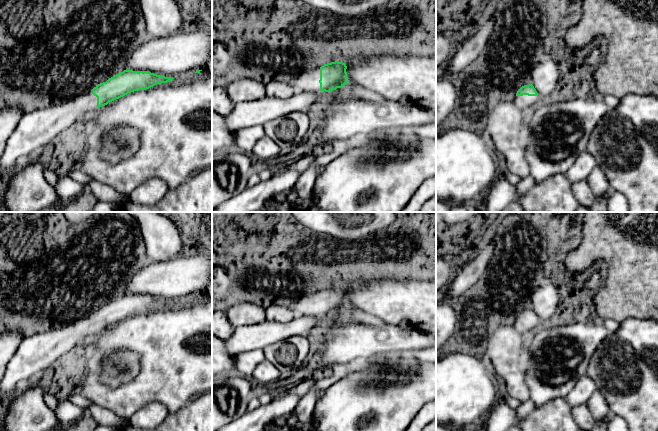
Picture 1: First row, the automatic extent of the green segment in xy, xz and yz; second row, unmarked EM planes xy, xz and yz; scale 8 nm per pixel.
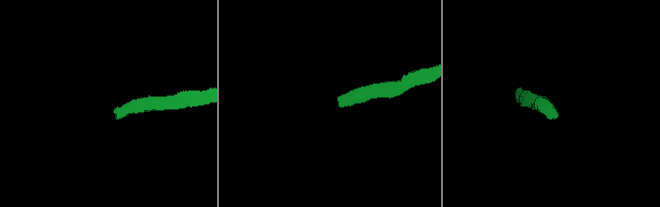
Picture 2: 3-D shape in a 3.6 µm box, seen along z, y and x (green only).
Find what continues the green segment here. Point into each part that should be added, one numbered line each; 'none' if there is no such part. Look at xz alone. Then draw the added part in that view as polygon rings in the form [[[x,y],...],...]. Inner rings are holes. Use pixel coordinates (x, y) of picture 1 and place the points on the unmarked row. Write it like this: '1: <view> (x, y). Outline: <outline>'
1: xz (309, 304). Outline: [[[320,291],[309,293],[293,301],[288,307],[292,309],[296,316],[320,315]]]

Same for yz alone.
1: yz (526, 327). Outline: [[[516,320],[513,326],[525,337],[531,336],[539,327],[539,320]]]

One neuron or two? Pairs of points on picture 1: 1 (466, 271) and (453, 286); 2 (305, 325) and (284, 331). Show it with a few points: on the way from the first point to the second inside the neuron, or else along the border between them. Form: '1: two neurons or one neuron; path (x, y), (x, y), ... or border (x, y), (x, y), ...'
1: one neuron; path (464, 275), (457, 282)
2: one neuron; path (300, 326), (289, 329)

